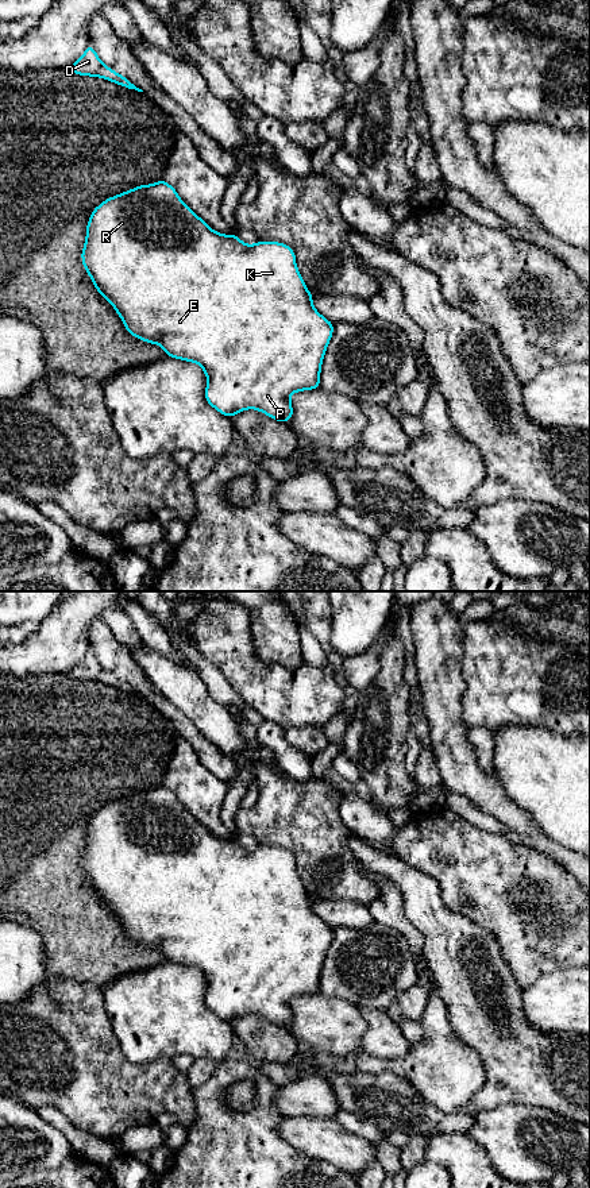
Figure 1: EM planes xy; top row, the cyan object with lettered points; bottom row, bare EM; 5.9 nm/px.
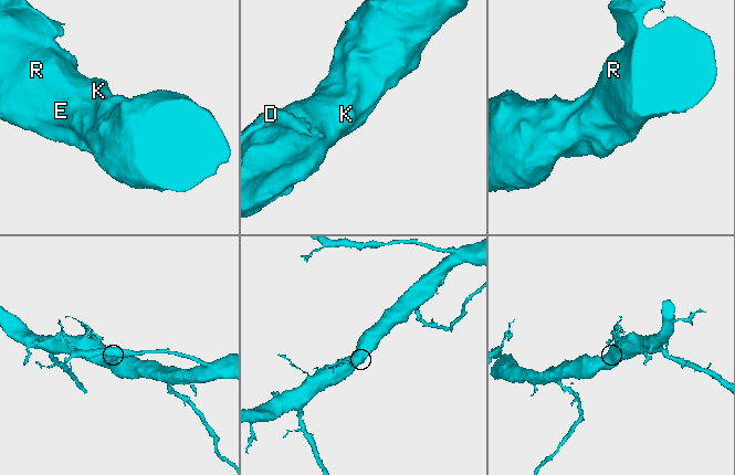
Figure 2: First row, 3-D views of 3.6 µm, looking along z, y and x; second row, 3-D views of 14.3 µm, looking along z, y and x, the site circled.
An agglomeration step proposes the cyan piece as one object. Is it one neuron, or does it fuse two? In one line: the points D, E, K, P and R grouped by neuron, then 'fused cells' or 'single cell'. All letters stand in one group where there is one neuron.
D E K P R; single cell

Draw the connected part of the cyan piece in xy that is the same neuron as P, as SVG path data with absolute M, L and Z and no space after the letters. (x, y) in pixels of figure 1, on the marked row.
M165 180L140 185L107 198L93 209L86 225L81 259L96 290L115 308L127 332L161 346L170 358L197 363L208 379L204 397L227 417L257 409L277 421L293 416L290 396L320 387L321 363L333 323L313 306L296 265L294 251L284 243L243 243L236 234L213 231Z

